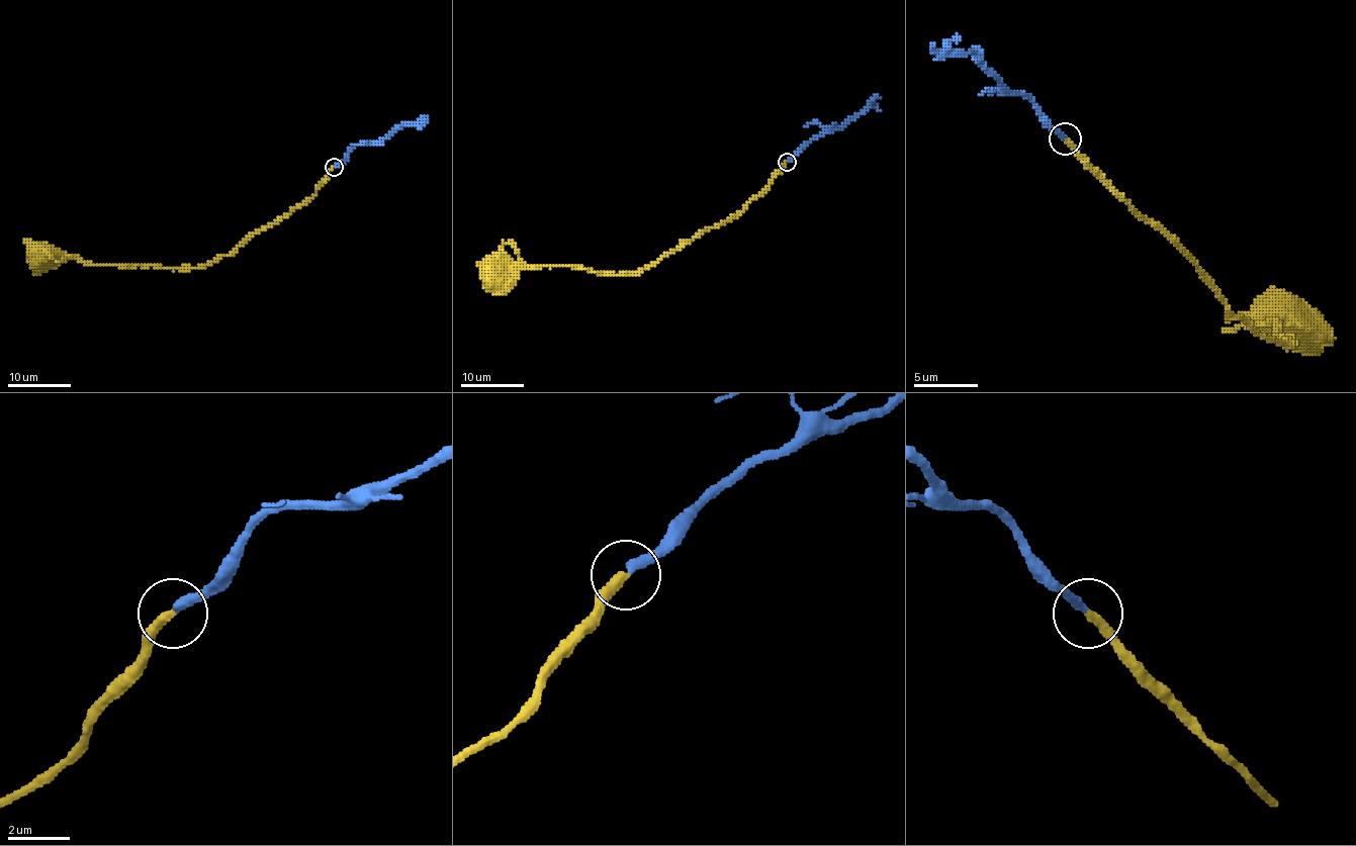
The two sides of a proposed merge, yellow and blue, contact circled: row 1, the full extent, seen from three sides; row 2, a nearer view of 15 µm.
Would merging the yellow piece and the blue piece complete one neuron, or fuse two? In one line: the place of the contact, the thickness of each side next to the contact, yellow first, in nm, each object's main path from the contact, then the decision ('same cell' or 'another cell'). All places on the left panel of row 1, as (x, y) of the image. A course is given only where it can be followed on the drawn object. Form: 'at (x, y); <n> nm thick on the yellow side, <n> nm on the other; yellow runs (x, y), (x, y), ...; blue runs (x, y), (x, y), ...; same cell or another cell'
at (334, 167); 320 nm thick on the yellow side, 320 nm on the other; yellow runs (335, 167), (319, 189), (288, 215), (250, 233), (232, 253), (196, 267), (85, 264), (48, 256); blue runs (335, 166), (353, 147), (369, 145), (405, 124), (422, 124), (428, 119); same cell

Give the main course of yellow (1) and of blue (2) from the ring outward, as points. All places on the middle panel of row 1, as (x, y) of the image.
1: (788, 162), (741, 211), (703, 229), (649, 266), (608, 274), (571, 266), (516, 266), (504, 279), (501, 274)
2: (788, 162), (806, 143), (859, 115), (875, 98), (881, 97)

